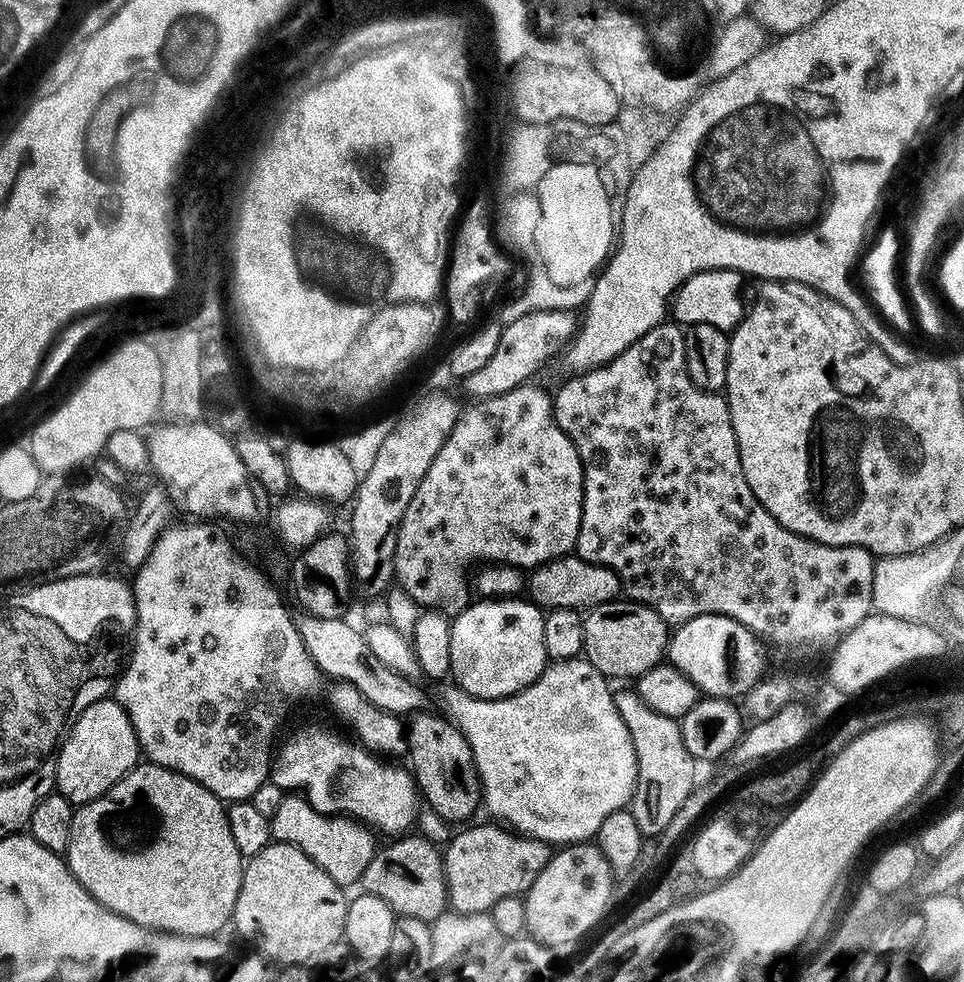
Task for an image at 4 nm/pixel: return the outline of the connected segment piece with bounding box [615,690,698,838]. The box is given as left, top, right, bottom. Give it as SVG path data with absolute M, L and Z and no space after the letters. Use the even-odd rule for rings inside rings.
M635 690L617 691L615 698L618 714L622 714L626 730L630 730L636 755L636 788L632 791L630 811L634 822L638 822L638 830L645 838L658 838L664 833L666 826L670 826L670 818L678 814L682 802L690 798L692 789L696 787L698 761L690 754L690 750L686 750L686 742L682 742L677 717L650 710L650 706L642 702Z

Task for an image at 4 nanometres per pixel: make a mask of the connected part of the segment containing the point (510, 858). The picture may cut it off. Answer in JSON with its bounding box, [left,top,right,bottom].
[443,822,553,915]

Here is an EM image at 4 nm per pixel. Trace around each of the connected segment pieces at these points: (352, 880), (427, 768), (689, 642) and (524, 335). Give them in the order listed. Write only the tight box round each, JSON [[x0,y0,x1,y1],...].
[[270,795,378,886],[406,714,482,822],[666,614,766,700],[462,309,578,400]]

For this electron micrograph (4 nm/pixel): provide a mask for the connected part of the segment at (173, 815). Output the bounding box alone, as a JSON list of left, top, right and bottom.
[66,762,246,936]

